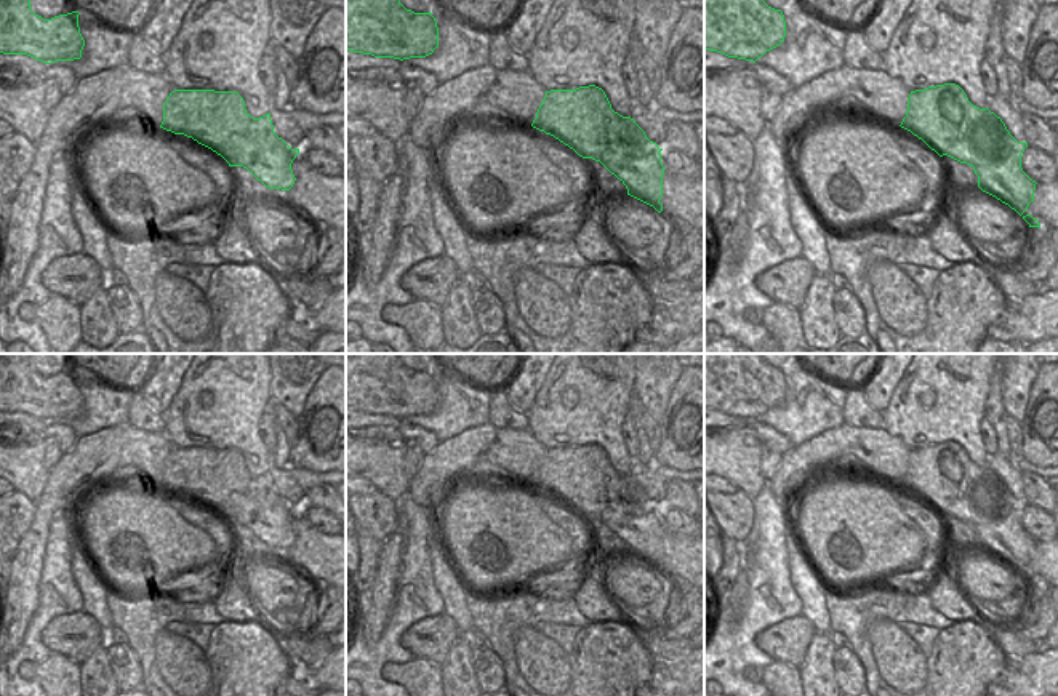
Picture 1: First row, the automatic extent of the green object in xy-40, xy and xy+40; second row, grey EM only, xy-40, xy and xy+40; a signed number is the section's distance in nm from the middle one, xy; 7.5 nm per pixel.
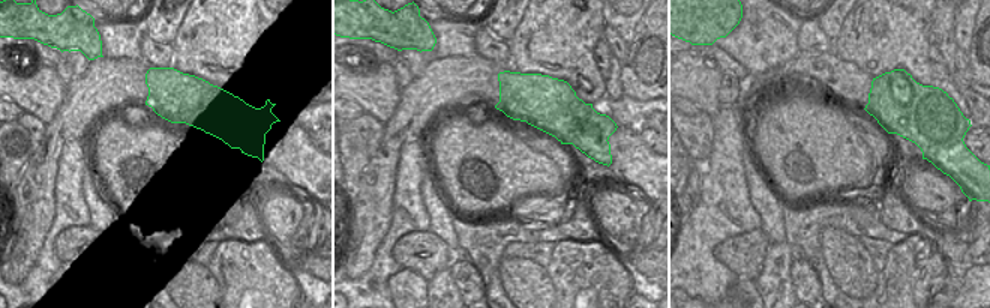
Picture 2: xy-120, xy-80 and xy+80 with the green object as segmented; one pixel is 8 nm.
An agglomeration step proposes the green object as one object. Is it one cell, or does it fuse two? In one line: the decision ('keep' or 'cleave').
cleave

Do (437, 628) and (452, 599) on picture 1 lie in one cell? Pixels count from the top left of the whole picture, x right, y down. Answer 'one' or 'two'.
two

